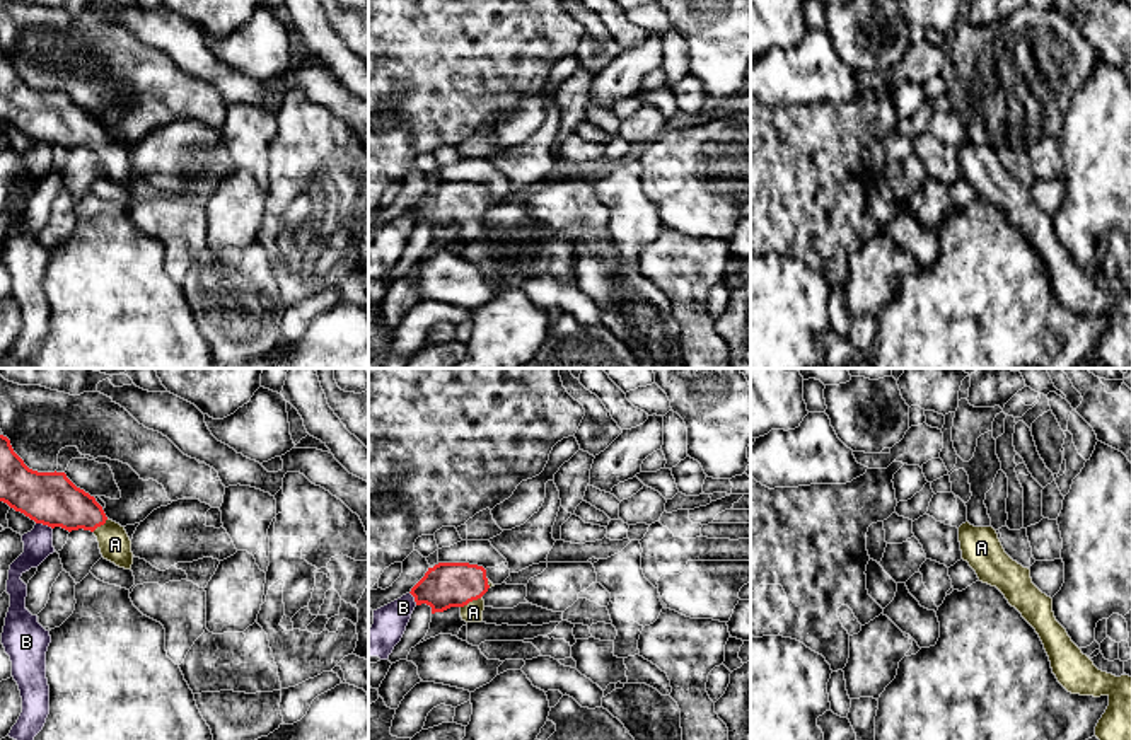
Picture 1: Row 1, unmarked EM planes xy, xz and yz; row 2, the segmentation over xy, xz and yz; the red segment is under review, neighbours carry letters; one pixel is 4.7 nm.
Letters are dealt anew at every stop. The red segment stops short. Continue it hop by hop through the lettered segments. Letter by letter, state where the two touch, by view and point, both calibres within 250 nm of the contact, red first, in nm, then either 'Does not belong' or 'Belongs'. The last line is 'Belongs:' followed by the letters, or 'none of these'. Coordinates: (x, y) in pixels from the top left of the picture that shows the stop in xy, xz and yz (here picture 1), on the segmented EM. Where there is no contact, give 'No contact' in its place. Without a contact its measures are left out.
A: Touches red at xz (471, 601). Thickness 220 nm (red) against 100 nm. Belongs
B: Touches red at xy (45, 524). Thickness 260 nm (red) against 140 nm. Does not belong
Belongs: A

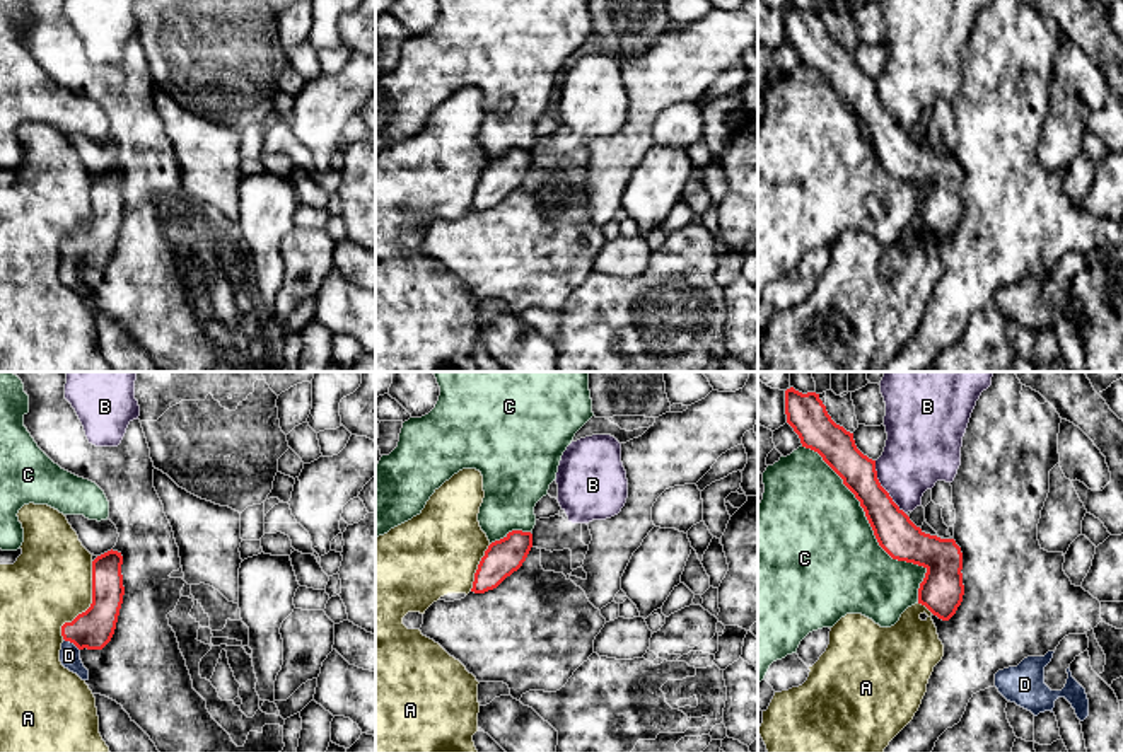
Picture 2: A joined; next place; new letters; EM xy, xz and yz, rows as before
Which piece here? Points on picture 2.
A: Touches red at xy (91, 604). Thickness 190 nm (red) against 400 nm. Does not belong
B: Touches red at yz (883, 488). Thickness 190 nm (red) against 320 nm. Does not belong
C: Touches red at yz (872, 529). Thickness 190 nm (red) against 500 nm. Does not belong
D: Touches red at xy (72, 642). Thickness 190 nm (red) against 100 nm. Belongs
Belongs: D

